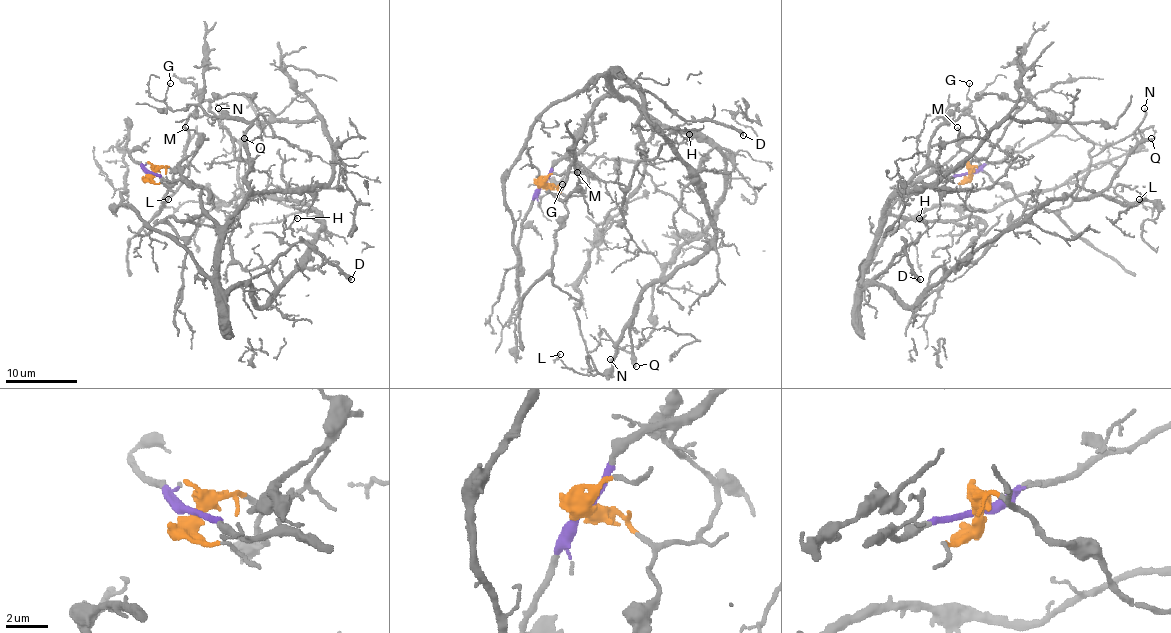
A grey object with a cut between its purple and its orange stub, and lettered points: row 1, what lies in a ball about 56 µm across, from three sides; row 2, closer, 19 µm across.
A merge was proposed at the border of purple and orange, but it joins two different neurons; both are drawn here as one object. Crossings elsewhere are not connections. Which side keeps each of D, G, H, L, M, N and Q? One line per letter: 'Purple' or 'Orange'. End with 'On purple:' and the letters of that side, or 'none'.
D: Purple
G: Purple
H: Purple
L: Purple
M: Orange
N: Purple
Q: Purple
On purple: D, G, H, L, N, Q

